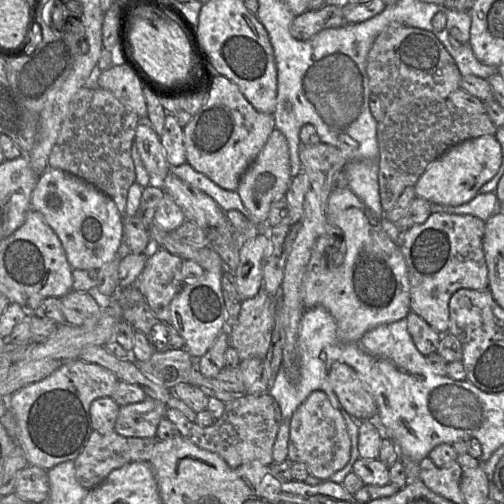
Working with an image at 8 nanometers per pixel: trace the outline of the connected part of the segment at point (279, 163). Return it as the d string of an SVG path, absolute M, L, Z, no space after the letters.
M275 129L256 159L242 175L236 190L245 208L252 215L253 220L252 222L249 221L246 231L240 233L234 231L234 244L238 249L262 233L262 229L267 224L267 218L272 204L279 198L285 196L291 180L289 145L285 135Z

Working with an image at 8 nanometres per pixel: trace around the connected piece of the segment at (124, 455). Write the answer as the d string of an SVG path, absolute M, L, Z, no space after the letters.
M114 430L105 435L93 431L87 444L73 461L75 477L85 489L93 489L100 485L115 469L133 462L149 462L156 441L158 441L156 438L124 437Z

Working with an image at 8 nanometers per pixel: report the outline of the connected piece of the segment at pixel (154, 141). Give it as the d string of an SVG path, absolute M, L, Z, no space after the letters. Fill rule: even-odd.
M139 123L134 144L143 165L151 175L151 185L162 187L162 182L171 173L172 167L167 161L160 137L148 123Z

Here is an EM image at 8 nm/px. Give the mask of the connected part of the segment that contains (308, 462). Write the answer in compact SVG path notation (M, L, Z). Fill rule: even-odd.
M312 392L290 420L288 459L304 464L309 475L323 482L347 465L351 456L351 446L342 412L332 406L325 392Z

